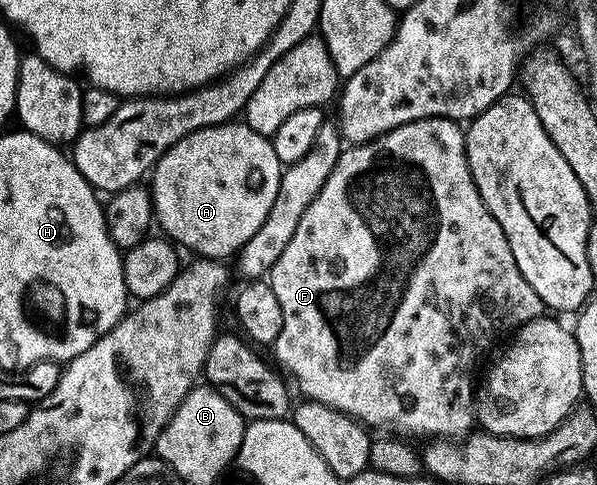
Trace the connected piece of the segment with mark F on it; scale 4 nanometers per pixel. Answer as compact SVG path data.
M417 119L411 123L400 125L388 133L384 133L372 143L355 143L347 146L343 150L340 161L336 161L336 169L332 169L332 173L328 173L328 181L324 181L324 189L320 189L320 193L316 193L316 201L312 201L308 205L308 209L304 210L304 215L300 219L296 233L293 234L292 239L284 249L284 254L280 256L280 261L276 261L276 265L270 270L268 282L272 293L276 293L276 298L280 300L280 313L284 313L284 325L280 329L280 337L276 337L276 341L272 344L272 351L274 351L274 357L279 363L277 363L277 366L289 376L292 383L292 378L294 378L295 384L293 383L293 386L296 388L296 391L296 386L298 386L299 393L307 400L323 403L332 409L342 411L345 415L350 415L352 418L357 419L359 423L367 428L375 429L374 427L379 427L379 432L393 433L398 437L430 435L426 437L429 437L431 440L452 439L458 441L471 434L476 427L476 375L474 379L474 370L477 369L478 362L482 359L482 354L501 337L502 331L508 330L507 332L513 333L522 324L533 319L543 318L544 315L544 306L540 297L536 295L532 286L528 285L528 281L524 279L520 269L517 268L516 260L512 255L511 246L508 245L508 238L505 237L504 230L500 227L499 221L496 221L496 218L492 217L492 213L485 208L484 201L476 189L476 181L472 181L472 173L468 169L468 157L466 156L466 137L463 128L453 119Z

